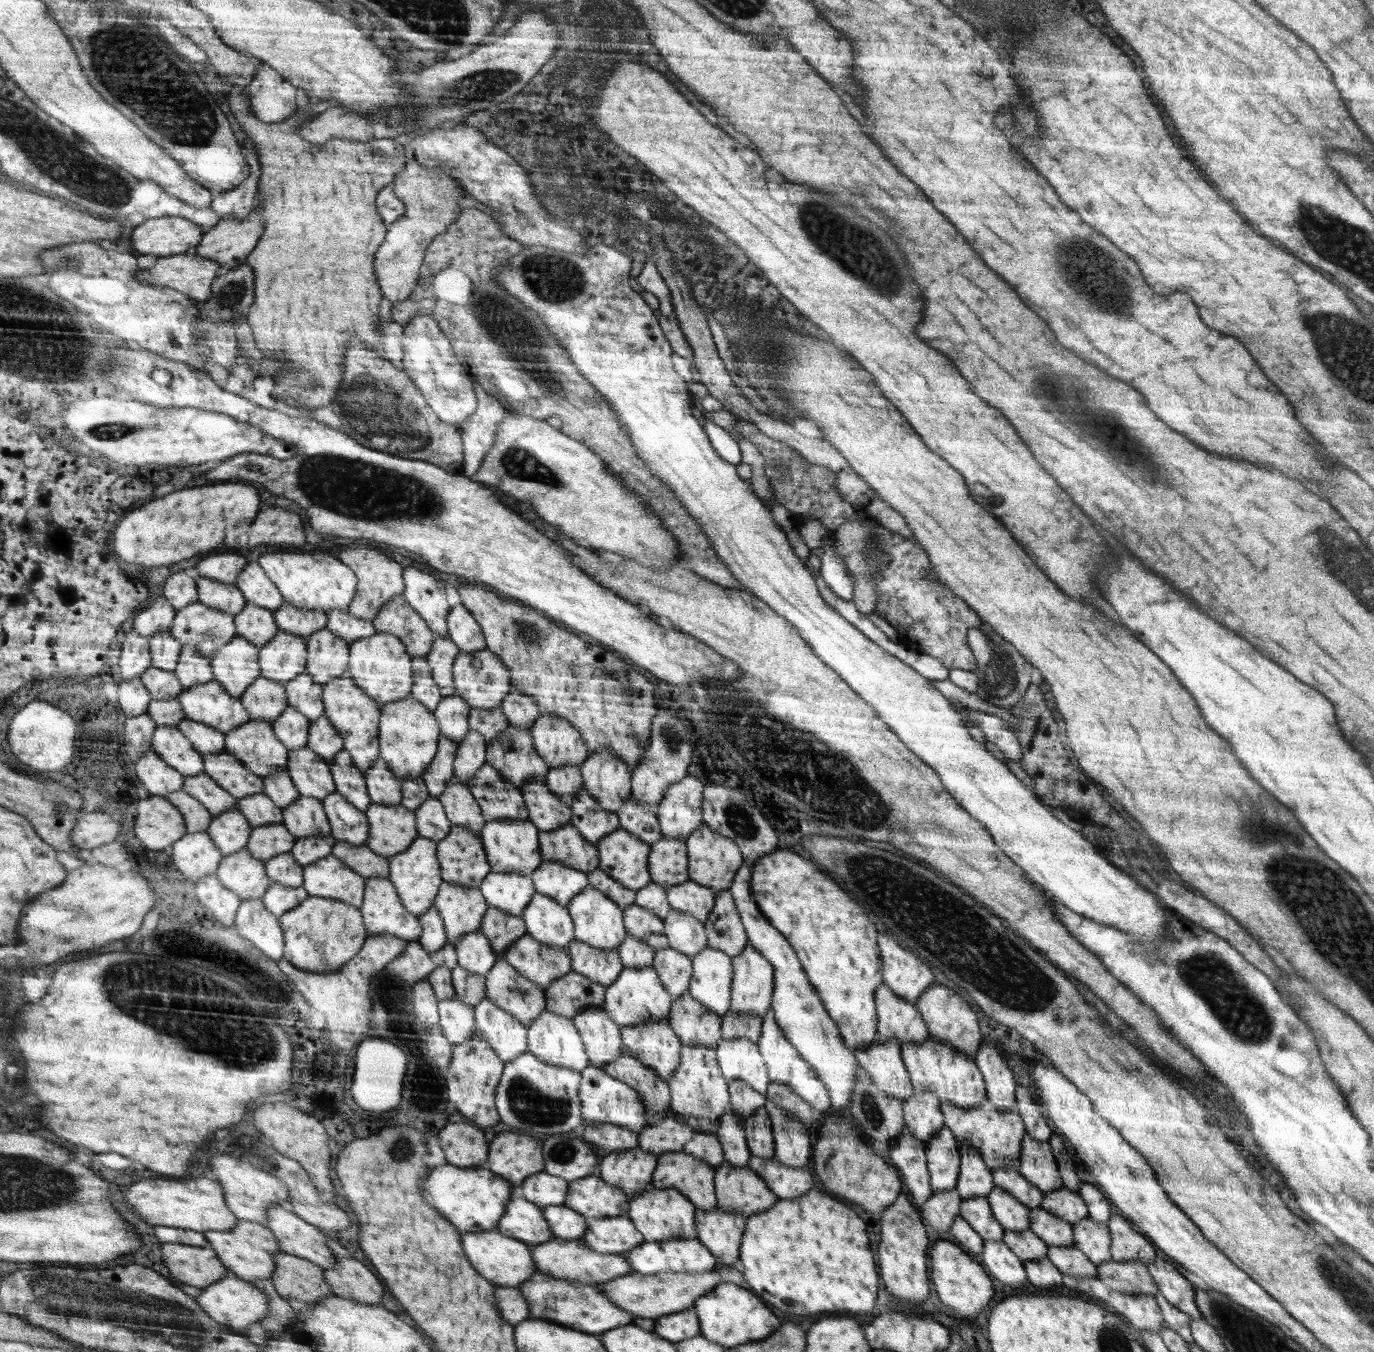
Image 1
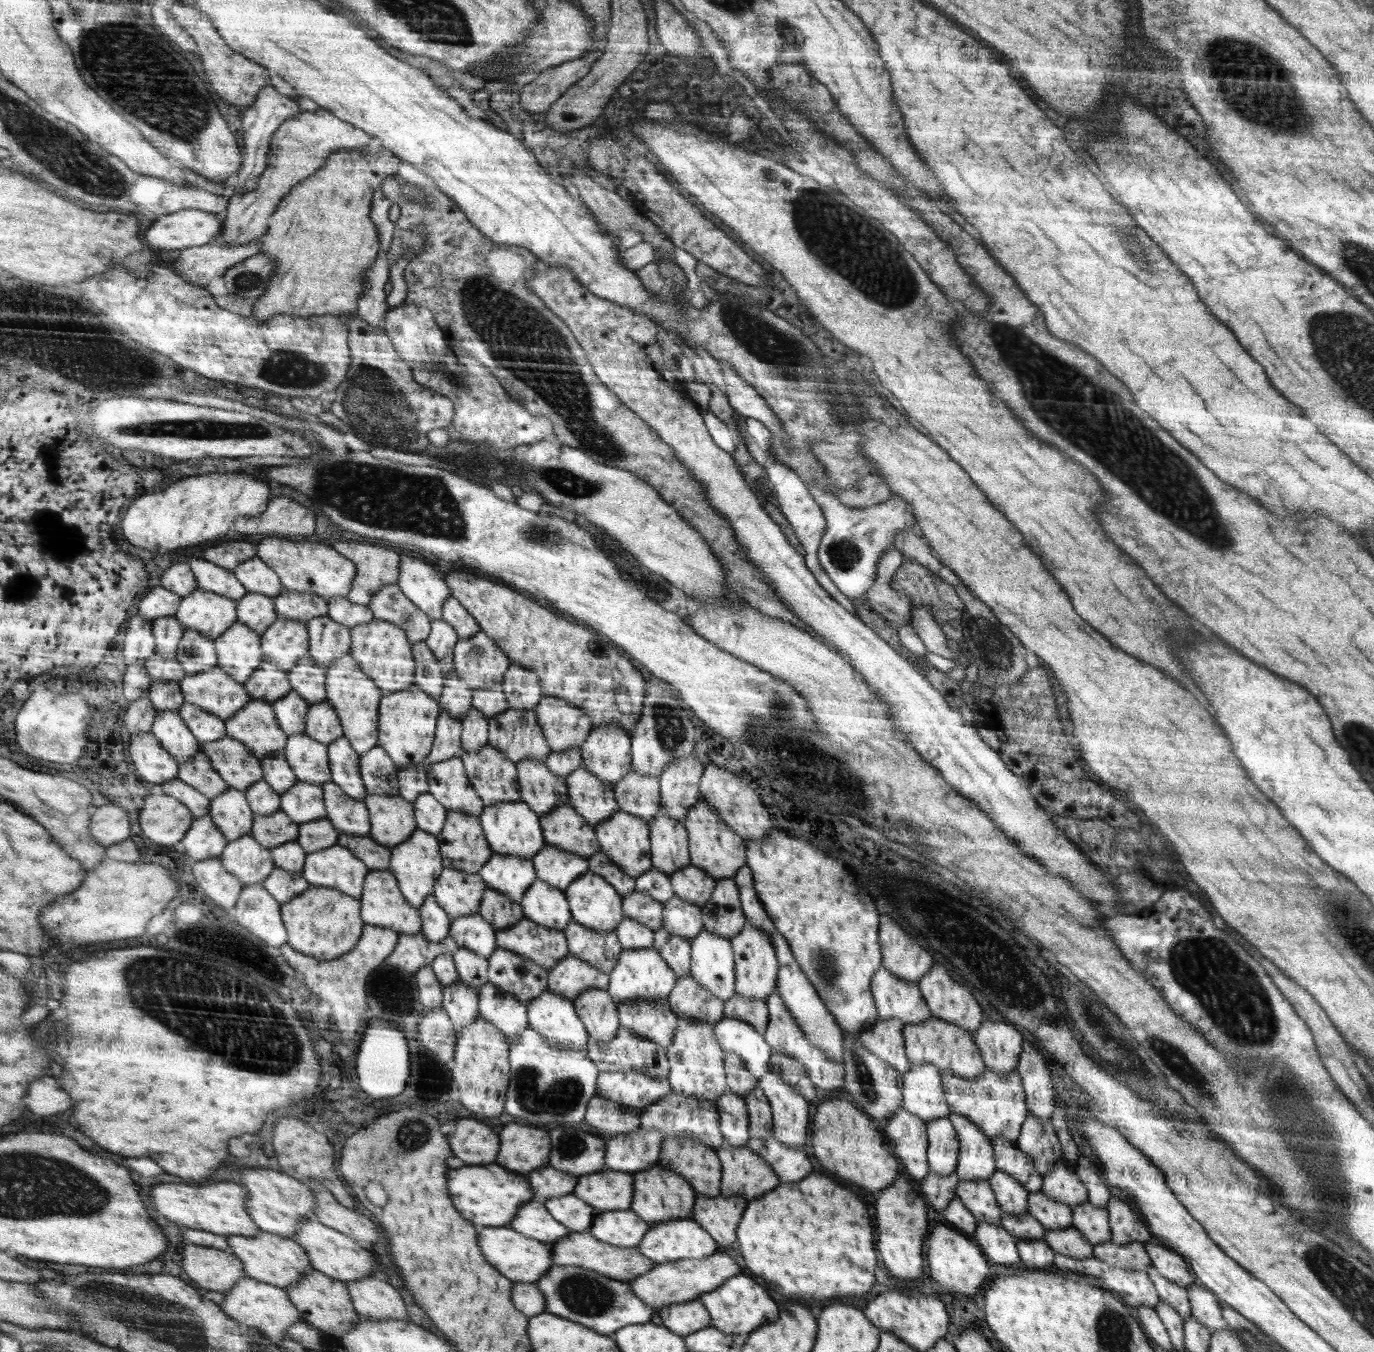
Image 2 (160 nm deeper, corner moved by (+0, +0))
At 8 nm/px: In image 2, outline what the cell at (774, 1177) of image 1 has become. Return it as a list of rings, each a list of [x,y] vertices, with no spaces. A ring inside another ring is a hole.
[[[773,1132],[765,1139],[749,1137],[747,1145],[768,1162],[776,1170],[776,1174],[784,1178],[784,1182],[798,1182],[812,1172],[812,1164],[804,1154],[804,1149],[785,1145]]]

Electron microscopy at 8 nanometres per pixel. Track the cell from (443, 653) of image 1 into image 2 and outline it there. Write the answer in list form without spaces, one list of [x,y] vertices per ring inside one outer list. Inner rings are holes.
[[[431,620],[431,634],[426,640],[428,648],[438,659],[439,667],[443,670],[444,680],[449,670],[453,668],[453,648],[459,639],[454,627],[444,620]]]

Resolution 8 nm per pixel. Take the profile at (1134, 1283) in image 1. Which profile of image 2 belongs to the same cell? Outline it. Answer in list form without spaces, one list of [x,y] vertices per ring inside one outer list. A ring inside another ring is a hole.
[[[1111,1240],[1093,1246],[1093,1255],[1106,1261],[1111,1267],[1128,1270],[1147,1270],[1151,1266],[1151,1257],[1141,1242],[1121,1245]]]

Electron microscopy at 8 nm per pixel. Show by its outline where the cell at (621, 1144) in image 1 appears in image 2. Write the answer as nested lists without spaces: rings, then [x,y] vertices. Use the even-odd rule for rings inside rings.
[[[595,1092],[590,1100],[586,1125],[592,1126],[597,1133],[605,1134],[606,1137],[634,1133],[639,1128],[641,1120],[634,1111],[624,1109],[620,1104],[604,1100],[602,1097]]]

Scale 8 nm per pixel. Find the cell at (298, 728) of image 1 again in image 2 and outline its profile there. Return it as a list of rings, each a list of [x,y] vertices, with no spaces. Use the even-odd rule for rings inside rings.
[[[294,689],[278,701],[271,703],[277,721],[288,736],[304,733],[306,730],[307,710],[310,708],[305,698]]]

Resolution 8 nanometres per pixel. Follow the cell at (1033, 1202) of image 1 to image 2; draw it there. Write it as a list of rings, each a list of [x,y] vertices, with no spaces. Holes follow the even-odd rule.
[[[994,1138],[995,1168],[1003,1170],[1018,1179],[1029,1192],[1038,1192],[1043,1188],[1043,1176],[1035,1169],[1033,1158],[1020,1150],[1017,1141]]]

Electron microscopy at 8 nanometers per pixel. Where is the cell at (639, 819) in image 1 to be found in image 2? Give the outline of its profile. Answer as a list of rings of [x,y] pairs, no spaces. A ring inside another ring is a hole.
[[[632,769],[615,784],[614,791],[620,809],[651,824],[661,805],[658,777],[643,775]]]

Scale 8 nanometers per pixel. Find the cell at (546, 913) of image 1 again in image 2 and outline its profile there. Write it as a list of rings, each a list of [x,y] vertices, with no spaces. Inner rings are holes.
[[[537,878],[536,886],[524,894],[520,904],[524,917],[542,926],[562,931],[572,922],[570,904],[564,891]]]

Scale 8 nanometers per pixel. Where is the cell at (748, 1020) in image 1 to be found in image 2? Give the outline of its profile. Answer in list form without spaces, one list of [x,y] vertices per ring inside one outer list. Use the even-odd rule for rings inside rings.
[[[734,993],[724,1004],[725,1016],[740,1019],[751,1024],[760,1034],[764,1034],[769,1021],[767,1002]]]

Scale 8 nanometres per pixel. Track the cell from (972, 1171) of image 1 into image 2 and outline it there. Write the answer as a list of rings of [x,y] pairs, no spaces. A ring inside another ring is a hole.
[[[950,1112],[947,1116],[957,1132],[959,1153],[957,1169],[960,1179],[973,1181],[974,1179],[988,1179],[995,1172],[995,1147],[989,1136],[976,1123],[973,1123],[964,1115]]]

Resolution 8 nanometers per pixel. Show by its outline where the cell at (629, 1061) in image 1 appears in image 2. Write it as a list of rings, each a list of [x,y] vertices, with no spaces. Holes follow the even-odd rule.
[[[620,1028],[612,1040],[599,1041],[589,1038],[587,1040],[587,1055],[598,1069],[604,1072],[633,1070],[646,1073],[651,1077],[665,1079],[670,1073],[670,1063],[665,1048],[627,1028]]]

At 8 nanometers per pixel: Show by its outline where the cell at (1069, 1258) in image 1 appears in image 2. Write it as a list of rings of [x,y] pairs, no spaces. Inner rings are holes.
[[[1074,1224],[1063,1229],[1045,1229],[1045,1241],[1058,1254],[1085,1259],[1093,1255],[1093,1246]]]

